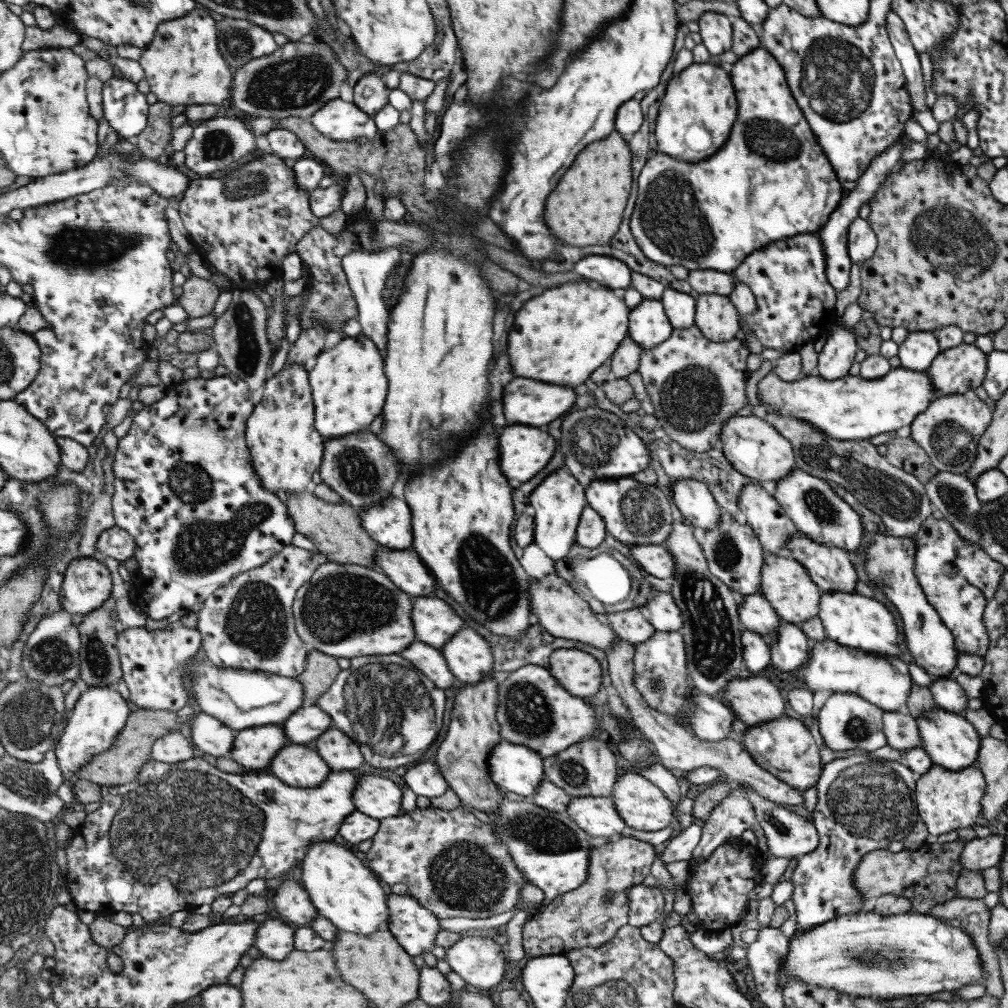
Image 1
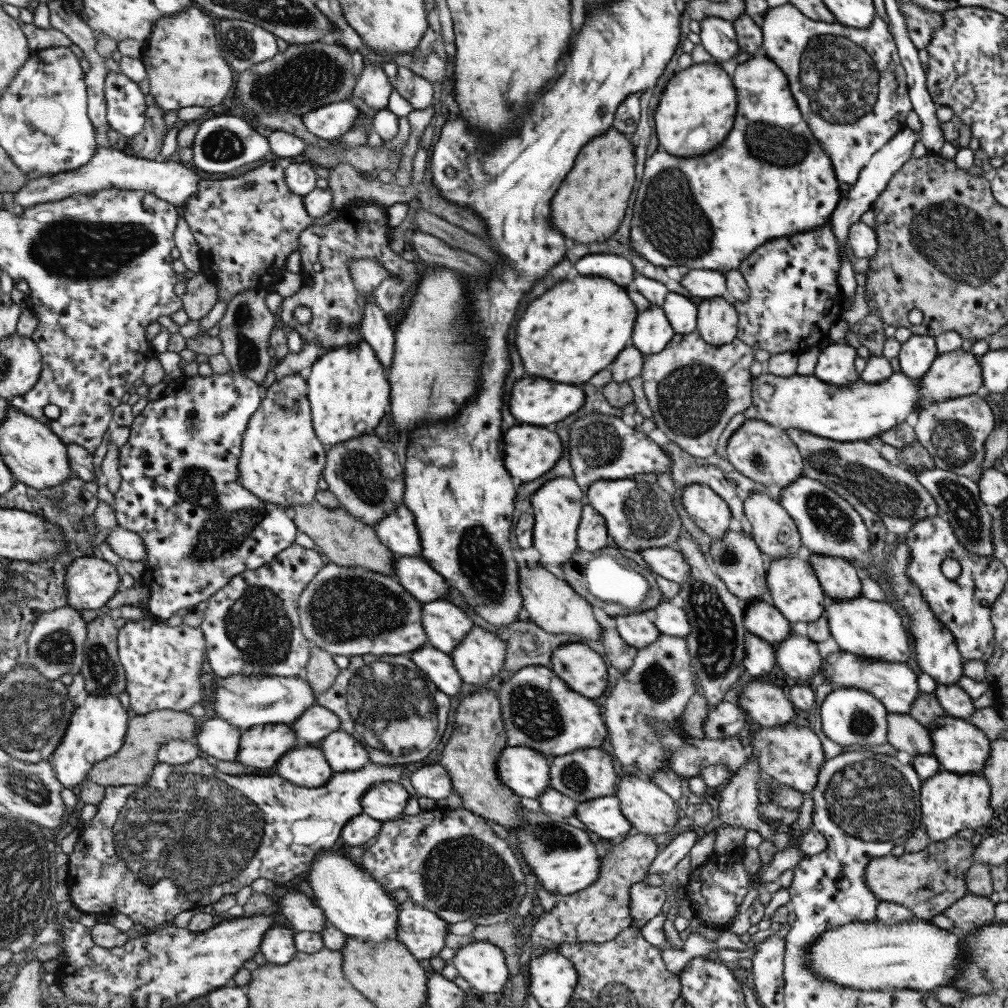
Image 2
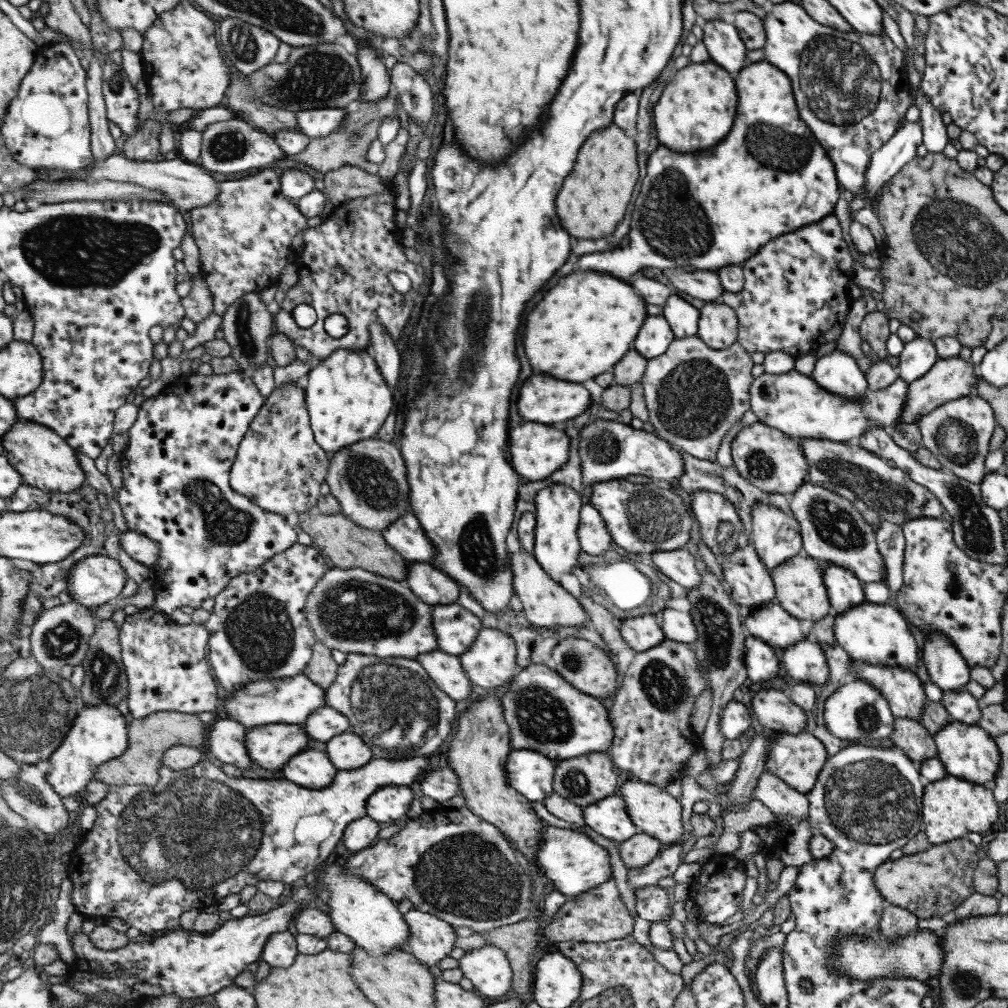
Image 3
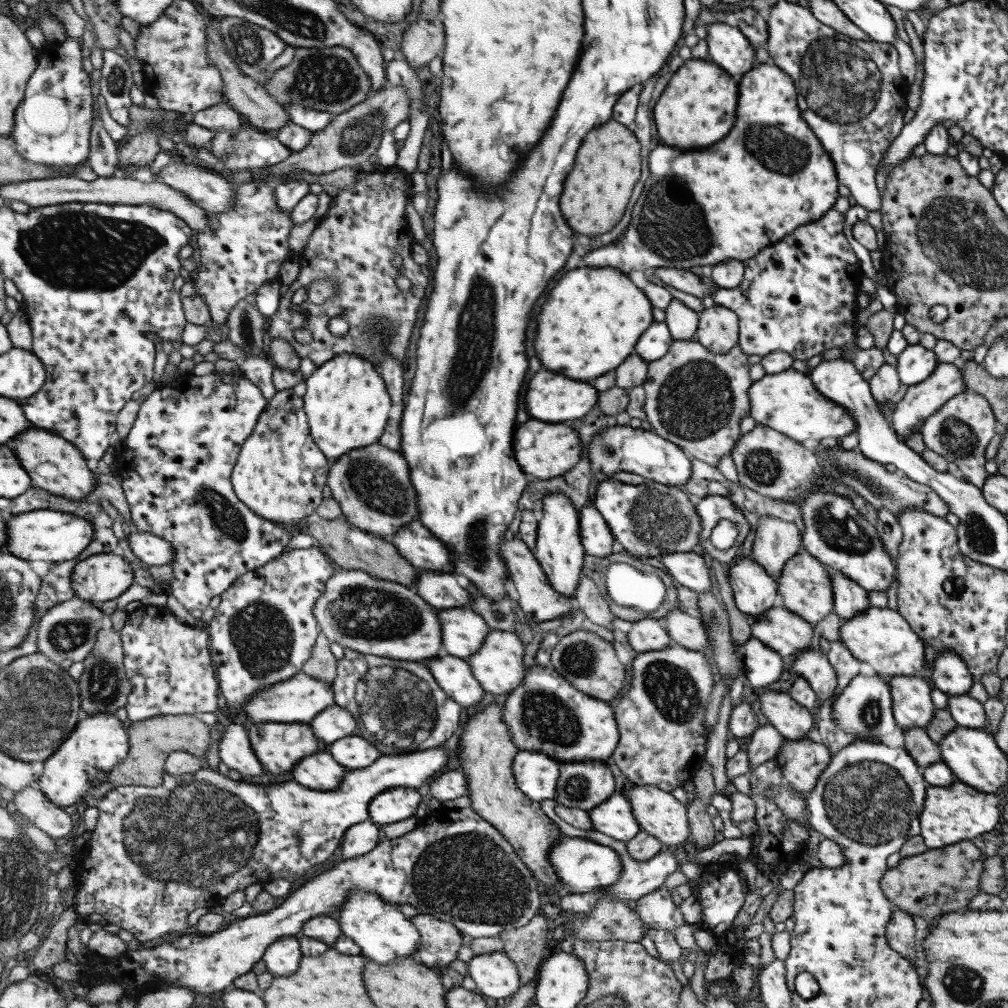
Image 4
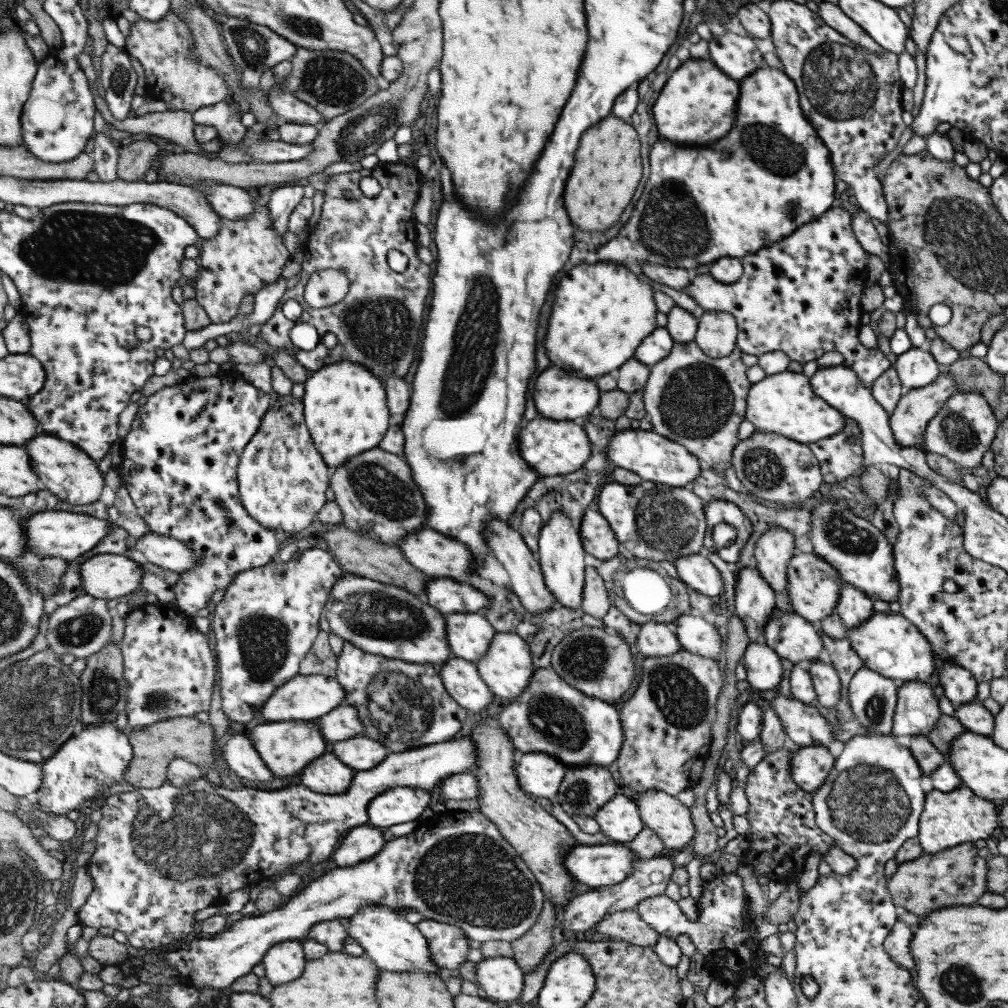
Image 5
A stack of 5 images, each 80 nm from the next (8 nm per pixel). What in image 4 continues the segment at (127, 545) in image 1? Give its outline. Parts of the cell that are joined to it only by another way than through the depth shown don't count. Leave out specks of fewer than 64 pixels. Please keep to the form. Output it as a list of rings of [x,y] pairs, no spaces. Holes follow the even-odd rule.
[[[132,531],[127,538],[130,550],[136,558],[151,566],[171,566],[174,561],[172,544],[151,532]]]

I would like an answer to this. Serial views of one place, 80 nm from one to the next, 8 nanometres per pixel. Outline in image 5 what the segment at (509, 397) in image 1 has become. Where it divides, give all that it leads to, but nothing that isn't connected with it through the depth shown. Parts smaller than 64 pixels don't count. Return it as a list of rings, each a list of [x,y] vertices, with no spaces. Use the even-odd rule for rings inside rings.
[[[547,368],[547,370],[543,370],[535,378],[535,382],[533,382],[535,410],[543,418],[557,419],[559,421],[573,421],[590,414],[591,410],[594,410],[598,406],[600,393],[599,389],[595,388],[593,382],[583,380],[583,378],[575,378],[575,376],[559,370],[559,368]]]

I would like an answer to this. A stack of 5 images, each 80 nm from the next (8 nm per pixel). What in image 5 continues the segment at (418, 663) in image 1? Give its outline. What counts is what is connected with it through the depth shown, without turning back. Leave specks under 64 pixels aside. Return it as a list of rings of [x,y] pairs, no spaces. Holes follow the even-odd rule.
[[[450,656],[437,671],[447,694],[466,710],[479,712],[493,700],[474,663]]]

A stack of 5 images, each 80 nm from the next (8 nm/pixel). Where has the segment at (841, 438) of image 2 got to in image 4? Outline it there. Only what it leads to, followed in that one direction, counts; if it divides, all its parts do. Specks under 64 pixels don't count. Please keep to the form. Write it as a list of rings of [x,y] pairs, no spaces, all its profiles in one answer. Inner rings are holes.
[[[788,369],[778,374],[764,374],[747,391],[749,415],[756,425],[766,426],[805,445],[819,441],[840,440],[855,433],[855,422],[845,408],[829,402],[811,384],[809,376]]]

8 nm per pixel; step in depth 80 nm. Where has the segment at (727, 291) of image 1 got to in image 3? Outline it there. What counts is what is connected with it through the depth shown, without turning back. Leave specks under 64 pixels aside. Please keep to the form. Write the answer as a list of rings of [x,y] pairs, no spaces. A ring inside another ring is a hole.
[[[714,270],[683,271],[675,277],[667,278],[677,290],[706,302],[717,300],[724,291]]]

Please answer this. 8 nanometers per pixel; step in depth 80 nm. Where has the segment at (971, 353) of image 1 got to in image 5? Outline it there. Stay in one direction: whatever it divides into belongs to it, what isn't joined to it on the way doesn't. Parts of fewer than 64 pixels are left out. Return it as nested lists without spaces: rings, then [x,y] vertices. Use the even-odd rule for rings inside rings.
[[[939,372],[935,382],[927,384],[923,388],[904,391],[899,397],[897,406],[888,416],[889,428],[895,442],[904,447],[915,447],[923,442],[923,433],[927,422],[930,422],[931,418],[935,417],[935,414],[941,409],[946,400],[956,392],[957,386],[955,386],[953,378],[949,376],[949,372]]]

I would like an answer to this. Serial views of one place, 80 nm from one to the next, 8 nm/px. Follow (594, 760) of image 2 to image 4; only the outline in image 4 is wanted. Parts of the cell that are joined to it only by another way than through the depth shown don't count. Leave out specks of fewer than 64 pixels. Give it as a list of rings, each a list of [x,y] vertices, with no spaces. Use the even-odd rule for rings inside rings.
[[[559,762],[558,769],[554,800],[559,804],[587,812],[614,793],[615,782],[605,762]]]

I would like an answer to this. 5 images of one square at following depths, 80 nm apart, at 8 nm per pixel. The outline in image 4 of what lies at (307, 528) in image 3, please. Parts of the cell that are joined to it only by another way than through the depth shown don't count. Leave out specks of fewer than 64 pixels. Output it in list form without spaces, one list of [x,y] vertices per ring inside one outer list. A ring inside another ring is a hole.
[[[342,514],[335,520],[319,519],[311,522],[308,534],[312,535],[315,538],[315,543],[330,555],[338,565],[339,570],[366,571],[367,574],[376,579],[387,579],[412,589],[417,571],[414,566],[411,566],[398,553],[398,549],[391,542],[379,535],[359,530],[356,526],[348,523]]]

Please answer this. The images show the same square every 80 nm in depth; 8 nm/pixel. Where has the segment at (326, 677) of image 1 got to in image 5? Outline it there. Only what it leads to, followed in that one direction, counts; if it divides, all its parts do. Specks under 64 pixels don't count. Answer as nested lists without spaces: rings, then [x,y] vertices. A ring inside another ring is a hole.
[[[322,631],[314,642],[314,648],[303,659],[301,674],[325,674],[336,677],[338,673],[338,655],[329,646],[329,631]]]

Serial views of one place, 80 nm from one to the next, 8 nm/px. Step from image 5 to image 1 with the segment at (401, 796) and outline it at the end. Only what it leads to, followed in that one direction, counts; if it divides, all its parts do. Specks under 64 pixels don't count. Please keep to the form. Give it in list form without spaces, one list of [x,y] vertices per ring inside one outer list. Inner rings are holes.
[[[369,773],[363,776],[353,792],[356,810],[381,822],[401,811],[401,788],[387,777]]]

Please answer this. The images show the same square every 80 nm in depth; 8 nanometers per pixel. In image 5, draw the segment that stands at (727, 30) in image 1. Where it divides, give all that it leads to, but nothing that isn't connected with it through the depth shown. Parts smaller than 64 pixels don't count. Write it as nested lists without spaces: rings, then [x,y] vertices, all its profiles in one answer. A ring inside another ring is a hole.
[[[725,31],[720,36],[711,35],[707,41],[708,59],[729,78],[741,80],[764,66],[763,54],[751,39],[751,36],[739,36],[731,31]]]

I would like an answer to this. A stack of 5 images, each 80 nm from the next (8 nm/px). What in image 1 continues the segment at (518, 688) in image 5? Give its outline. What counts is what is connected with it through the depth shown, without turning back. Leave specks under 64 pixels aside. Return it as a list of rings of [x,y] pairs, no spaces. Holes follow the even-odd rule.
[[[468,627],[461,628],[440,650],[449,672],[463,683],[477,682],[492,670],[490,644]]]

